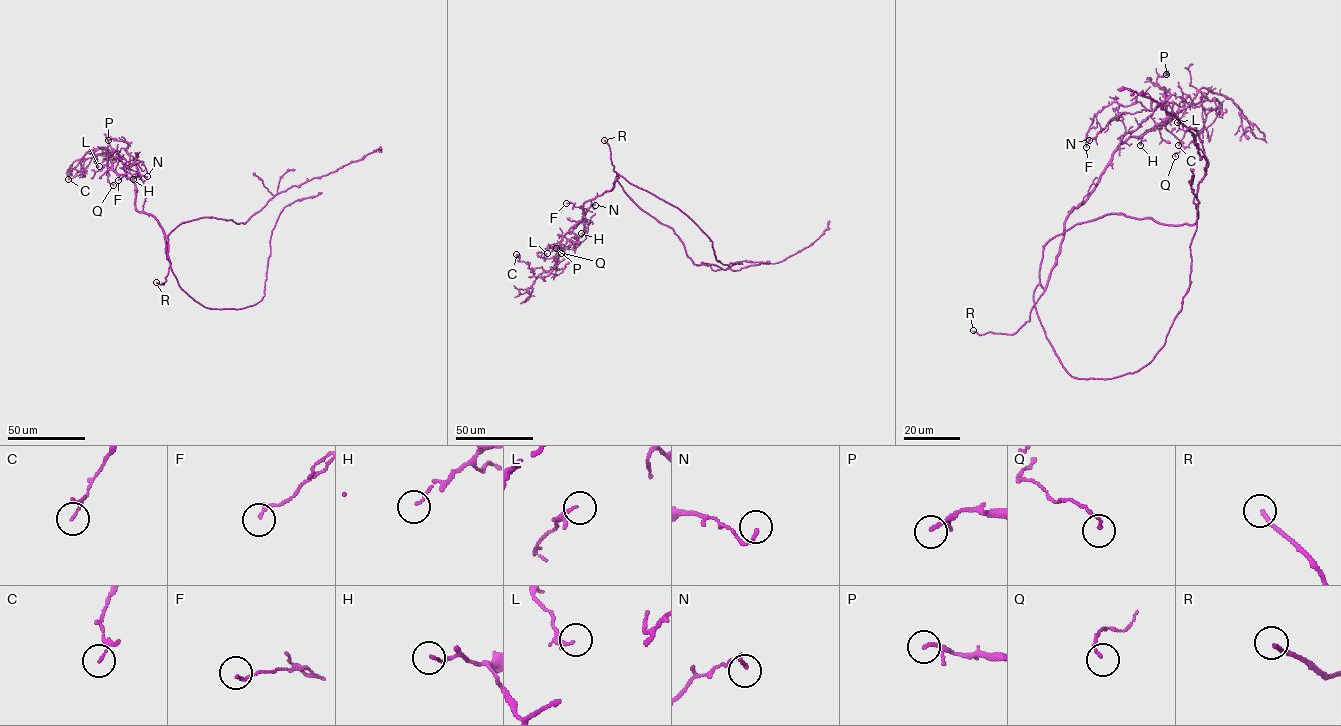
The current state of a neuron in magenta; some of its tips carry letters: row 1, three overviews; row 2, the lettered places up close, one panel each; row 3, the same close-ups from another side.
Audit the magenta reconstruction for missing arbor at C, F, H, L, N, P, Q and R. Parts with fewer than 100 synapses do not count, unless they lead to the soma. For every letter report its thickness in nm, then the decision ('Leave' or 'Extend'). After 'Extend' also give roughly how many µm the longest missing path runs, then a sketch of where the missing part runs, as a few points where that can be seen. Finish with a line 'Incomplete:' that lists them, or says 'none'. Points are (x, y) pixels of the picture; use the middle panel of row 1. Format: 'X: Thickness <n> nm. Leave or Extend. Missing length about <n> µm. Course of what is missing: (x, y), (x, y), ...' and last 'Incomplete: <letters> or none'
C: Thickness 70 nm. Leave
F: Thickness 120 nm. Leave
H: Thickness 110 nm. Leave
L: Thickness 110 nm. Leave
N: Thickness 130 nm. Leave
P: Thickness 120 nm. Leave
Q: Thickness 110 nm. Leave
R: Thickness 180 nm. Extend. Missing length about 15 µm. Course of what is missing: (604, 140), (596, 126)
Incomplete: R

